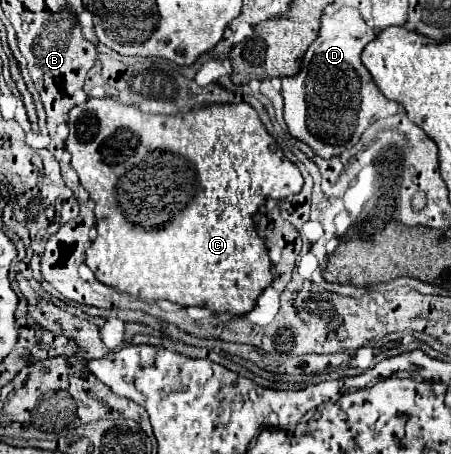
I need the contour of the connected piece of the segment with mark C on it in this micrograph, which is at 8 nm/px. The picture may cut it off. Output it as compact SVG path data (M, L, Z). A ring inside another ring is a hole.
M89 97L85 103L81 103L81 105L77 105L69 111L67 127L69 127L69 137L67 137L65 147L71 153L71 167L77 171L81 185L85 187L91 201L95 203L97 239L85 251L85 265L93 271L93 275L99 283L115 287L117 291L129 293L129 295L139 297L143 301L167 299L167 301L173 301L181 307L197 305L197 307L205 307L213 313L233 313L237 317L249 313L255 307L257 297L263 293L265 287L271 285L273 275L271 275L271 261L269 261L269 255L267 255L265 240L257 233L256 225L253 223L253 215L259 212L259 207L265 203L265 199L281 201L281 199L287 199L289 195L299 193L301 187L303 187L303 177L301 177L301 171L283 155L283 151L277 149L277 143L267 133L267 129L261 123L257 111L249 103L209 105L209 107L197 109L197 111L187 111L185 117L183 117L183 113L177 113L177 115L149 115L149 113L141 113L133 105L123 105L113 97L103 97L103 99ZM121 179L127 183L127 187L117 197L119 201L115 203L115 187L119 185Z

